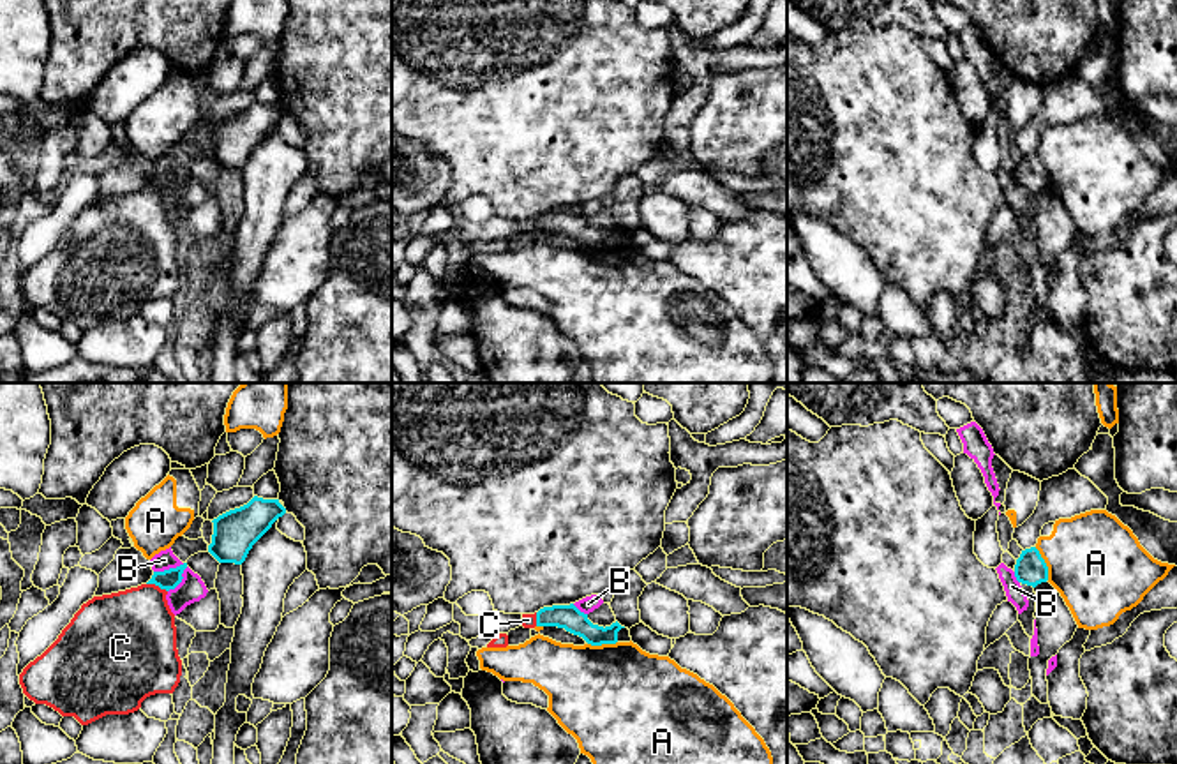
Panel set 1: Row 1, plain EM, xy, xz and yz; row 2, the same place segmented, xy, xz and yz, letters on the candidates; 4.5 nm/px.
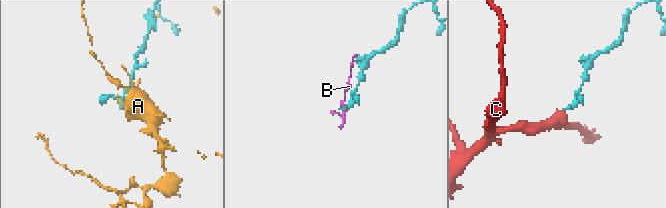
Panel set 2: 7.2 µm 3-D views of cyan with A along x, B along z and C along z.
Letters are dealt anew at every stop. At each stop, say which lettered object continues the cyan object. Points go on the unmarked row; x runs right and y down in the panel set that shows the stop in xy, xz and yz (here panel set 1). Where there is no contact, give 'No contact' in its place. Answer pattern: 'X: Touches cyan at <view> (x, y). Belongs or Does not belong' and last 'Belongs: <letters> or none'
A: Touches cyan at yz (1045, 168). Does not belong
B: Touches cyan at xy (170, 173). Does not belong
C: Touches cyan at xy (157, 189). Belongs
Belongs: C

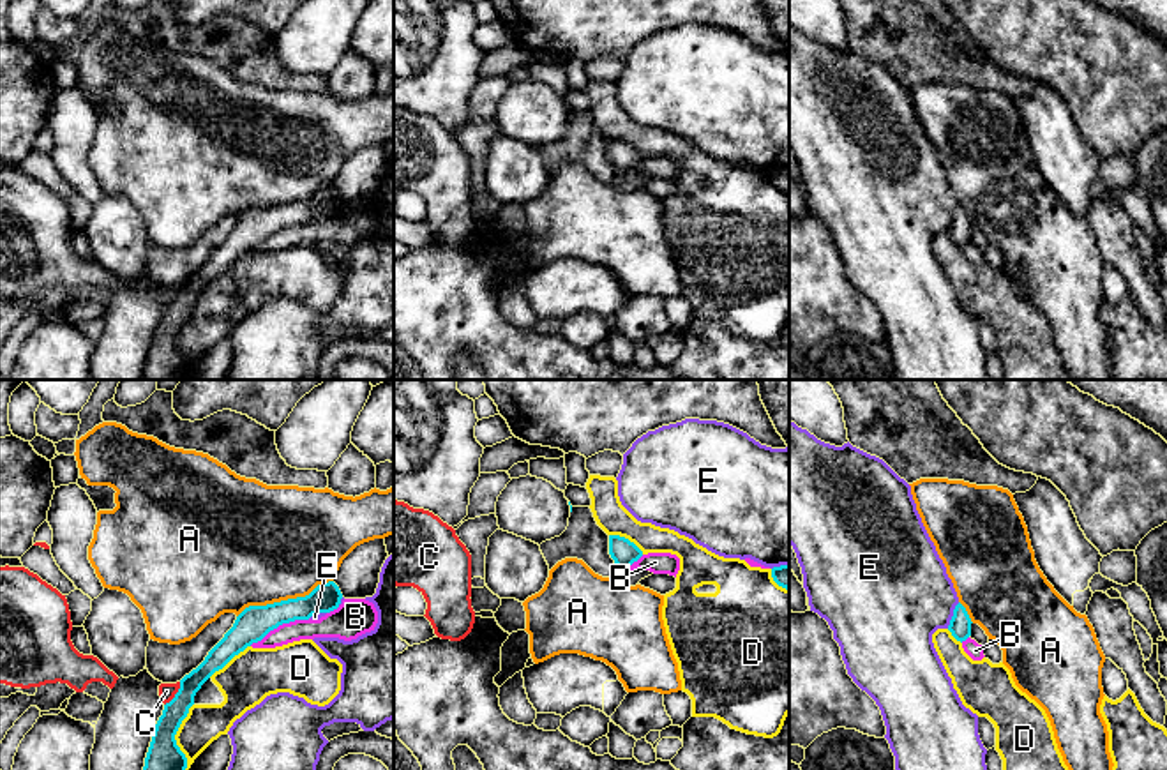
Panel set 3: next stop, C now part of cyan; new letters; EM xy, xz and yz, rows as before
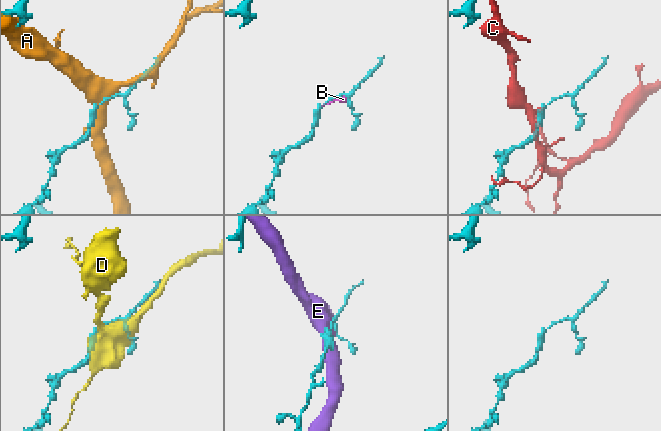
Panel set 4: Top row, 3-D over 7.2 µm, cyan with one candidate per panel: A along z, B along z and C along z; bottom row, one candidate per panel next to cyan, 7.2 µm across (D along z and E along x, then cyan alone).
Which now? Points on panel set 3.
A: Touches cyan at xy (285, 205). Does not belong
B: Touches cyan at xy (279, 228). Does not belong
C: Touches cyan at xy (175, 299). Does not belong
D: Touches cyan at xy (173, 341). Does not belong
E: Touches cyan at yz (954, 219). Does not belong
Belongs: none

